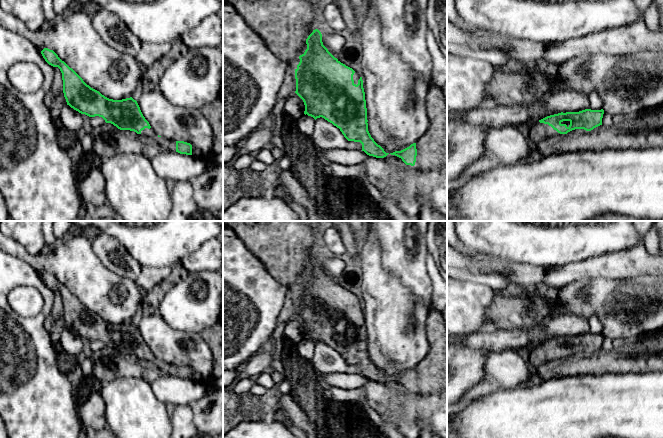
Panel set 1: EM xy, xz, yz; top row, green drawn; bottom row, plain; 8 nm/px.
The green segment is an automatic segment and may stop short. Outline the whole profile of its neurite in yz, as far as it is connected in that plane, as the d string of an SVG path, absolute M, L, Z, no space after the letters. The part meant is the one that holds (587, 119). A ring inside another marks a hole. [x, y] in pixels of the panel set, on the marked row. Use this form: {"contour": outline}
{"contour": "M585 109L579 112L558 113L535 121L529 126L529 139L534 145L541 140L575 129L591 131L602 125L604 110Z"}

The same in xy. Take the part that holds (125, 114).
{"contour": "M44 48L41 54L49 65L60 69L64 97L67 105L74 110L89 117L102 117L106 123L111 123L120 130L130 130L151 137L167 151L201 157L190 143L157 135L132 97L122 100L109 99L87 85L53 50Z"}

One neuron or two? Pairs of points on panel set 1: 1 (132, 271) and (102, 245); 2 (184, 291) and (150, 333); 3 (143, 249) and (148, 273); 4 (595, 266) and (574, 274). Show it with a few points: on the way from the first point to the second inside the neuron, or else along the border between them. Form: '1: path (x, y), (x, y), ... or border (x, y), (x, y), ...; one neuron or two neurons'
1: path (125, 265), (109, 251); one neuron
2: border (158, 312), (169, 325), (175, 329), (182, 330); two neurons
3: border (142, 266), (171, 267); two neurons
4: path (590, 268), (579, 272); one neuron

